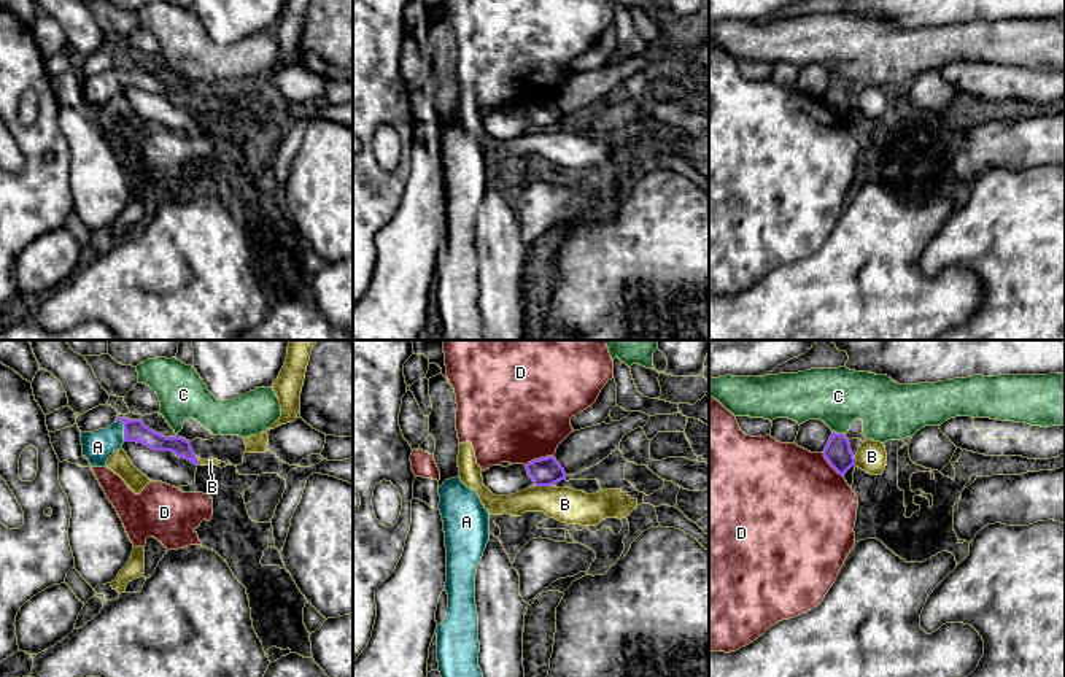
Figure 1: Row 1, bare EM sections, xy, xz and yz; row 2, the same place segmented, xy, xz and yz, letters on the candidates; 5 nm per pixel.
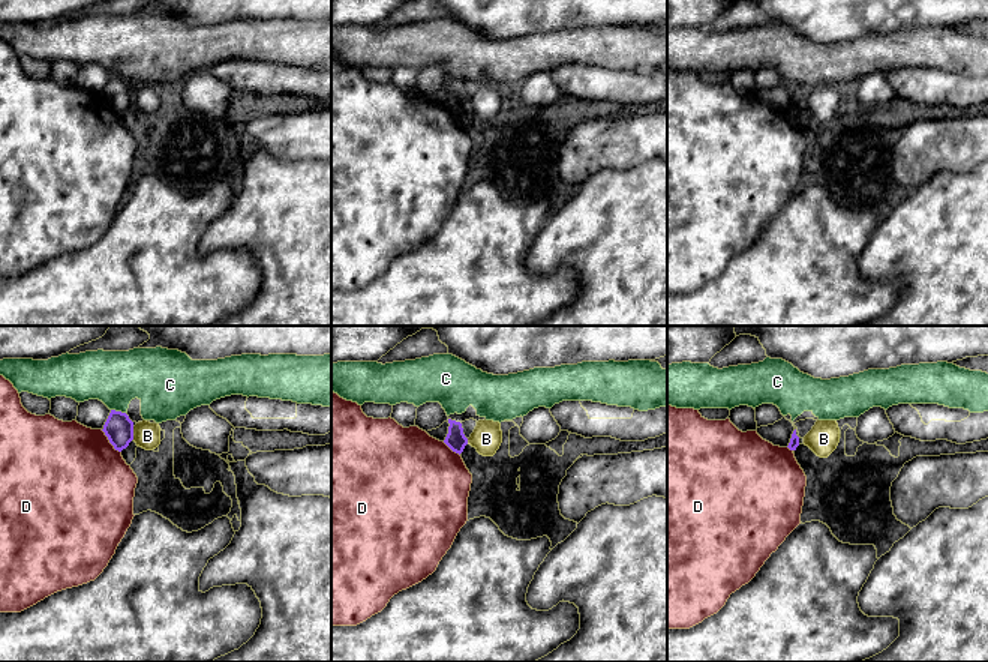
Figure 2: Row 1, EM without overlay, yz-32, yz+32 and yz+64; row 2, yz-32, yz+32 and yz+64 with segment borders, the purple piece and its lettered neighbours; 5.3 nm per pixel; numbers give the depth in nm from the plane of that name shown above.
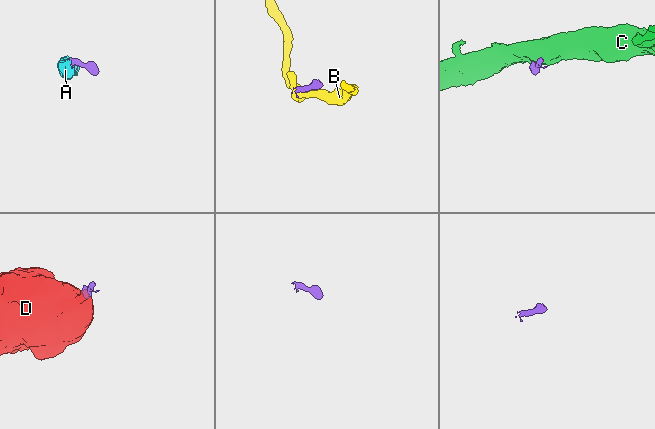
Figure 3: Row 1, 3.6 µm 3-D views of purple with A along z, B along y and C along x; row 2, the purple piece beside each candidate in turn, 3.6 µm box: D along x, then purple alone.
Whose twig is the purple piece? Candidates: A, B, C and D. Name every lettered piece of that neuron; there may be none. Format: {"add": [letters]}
{"add": ["A"]}

